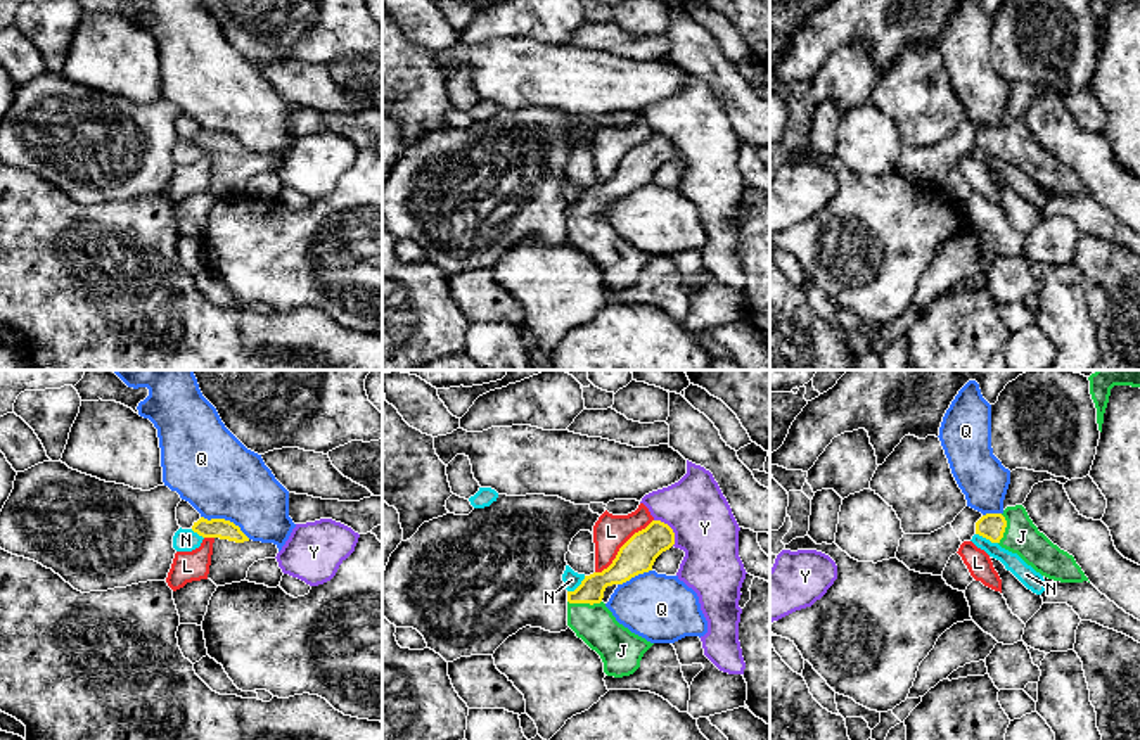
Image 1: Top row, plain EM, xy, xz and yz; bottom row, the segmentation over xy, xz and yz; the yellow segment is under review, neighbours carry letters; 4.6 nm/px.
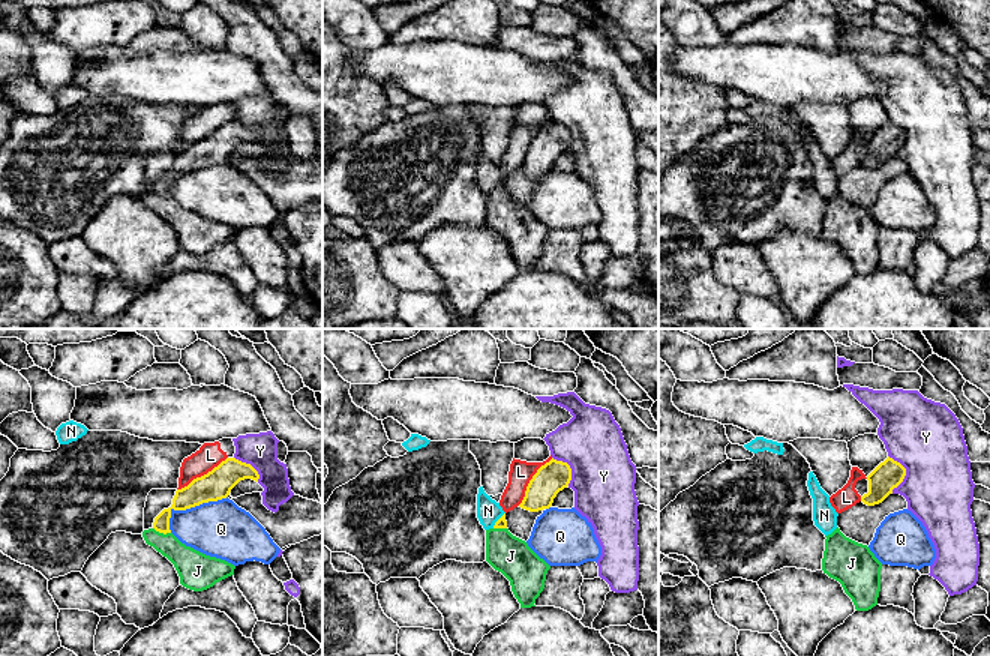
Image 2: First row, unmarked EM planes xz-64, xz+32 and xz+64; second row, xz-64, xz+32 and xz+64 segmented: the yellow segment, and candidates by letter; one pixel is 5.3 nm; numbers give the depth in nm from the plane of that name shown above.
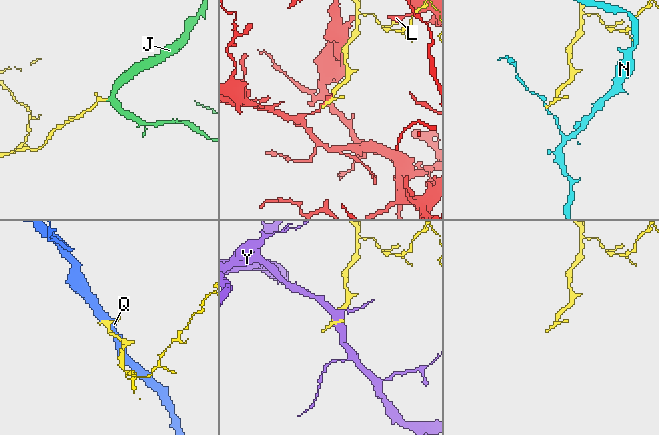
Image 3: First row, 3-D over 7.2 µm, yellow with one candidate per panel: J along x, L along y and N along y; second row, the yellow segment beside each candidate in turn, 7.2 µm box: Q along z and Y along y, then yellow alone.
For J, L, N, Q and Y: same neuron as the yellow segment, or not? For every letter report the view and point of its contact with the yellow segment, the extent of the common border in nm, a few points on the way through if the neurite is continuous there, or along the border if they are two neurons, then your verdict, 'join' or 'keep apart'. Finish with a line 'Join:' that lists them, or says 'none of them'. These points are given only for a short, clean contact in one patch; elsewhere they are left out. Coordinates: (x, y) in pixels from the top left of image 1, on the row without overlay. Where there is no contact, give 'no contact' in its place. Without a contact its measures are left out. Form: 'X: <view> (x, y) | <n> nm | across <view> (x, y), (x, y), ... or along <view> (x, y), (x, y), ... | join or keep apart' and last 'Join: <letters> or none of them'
J: xz (585, 215) | 160 nm | across xz (625, 178), (611, 187), (585, 215), (587, 229), (595, 237) | join
L: xz (621, 159) | 380 nm | keep apart
N: yz (986, 151) | 120 nm | along yz (976, 146), (997, 156) | keep apart
Q: xy (224, 132) | 260 nm | along xy (201, 128), (232, 133), (249, 151) | keep apart
Y: xz (672, 142) | 160 nm | keep apart
Join: J

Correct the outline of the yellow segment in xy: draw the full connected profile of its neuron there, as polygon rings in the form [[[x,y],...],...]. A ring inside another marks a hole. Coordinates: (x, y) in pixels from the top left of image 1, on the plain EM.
[[[201,130],[197,135],[194,135],[192,144],[202,150],[220,150],[235,156],[249,154],[249,150],[240,144],[239,138],[225,131],[208,133]]]

